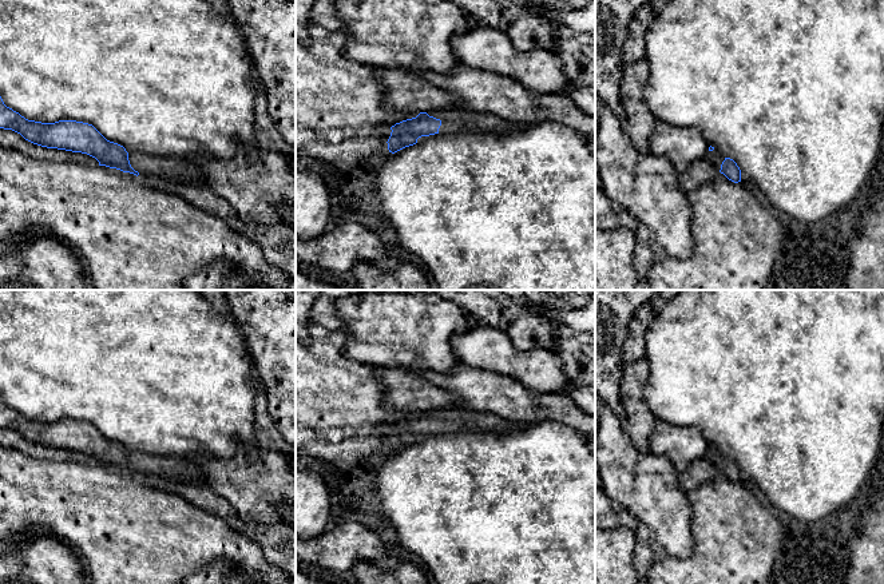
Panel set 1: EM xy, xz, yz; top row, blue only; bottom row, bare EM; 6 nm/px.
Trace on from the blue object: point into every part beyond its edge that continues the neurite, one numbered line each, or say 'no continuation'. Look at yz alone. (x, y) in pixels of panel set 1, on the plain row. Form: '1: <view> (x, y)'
1: yz (714, 456)

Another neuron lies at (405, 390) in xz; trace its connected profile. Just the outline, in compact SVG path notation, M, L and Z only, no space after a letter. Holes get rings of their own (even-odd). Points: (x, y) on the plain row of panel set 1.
M373 368L384 390L384 402L411 413L460 408L460 400L407 369Z

